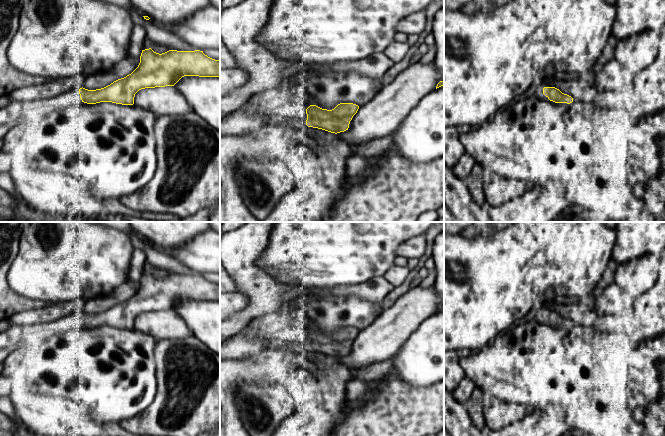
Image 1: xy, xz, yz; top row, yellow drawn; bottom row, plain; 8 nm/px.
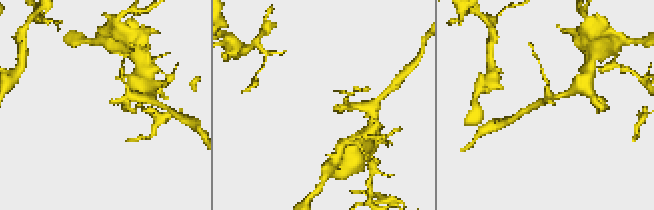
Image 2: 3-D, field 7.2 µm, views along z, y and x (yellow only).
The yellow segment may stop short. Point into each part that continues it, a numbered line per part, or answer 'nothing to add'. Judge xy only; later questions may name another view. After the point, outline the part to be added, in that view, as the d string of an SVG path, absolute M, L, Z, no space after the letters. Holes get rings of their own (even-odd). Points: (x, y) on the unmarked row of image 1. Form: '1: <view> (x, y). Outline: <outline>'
1: xy (16, 336). Outline: M67 315L58 320L36 325L14 325L0 332L0 363L15 349L33 340L46 340L65 332L80 321L79 316Z

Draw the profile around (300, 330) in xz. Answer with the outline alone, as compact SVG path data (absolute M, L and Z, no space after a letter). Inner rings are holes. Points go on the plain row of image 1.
M288 313L282 314L282 315L287 315L291 319L292 327L301 337L301 341L300 341L299 345L302 346L304 348L304 350L307 350L306 345L304 343L304 340L306 339L306 332L305 332L304 328L297 325L296 322L295 322L295 318L293 316L290 316Z

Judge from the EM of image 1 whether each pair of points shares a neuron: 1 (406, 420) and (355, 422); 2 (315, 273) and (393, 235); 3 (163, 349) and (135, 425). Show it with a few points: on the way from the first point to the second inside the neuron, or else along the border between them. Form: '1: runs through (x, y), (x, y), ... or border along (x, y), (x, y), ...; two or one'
1: runs through (393, 420), (368, 422); one
2: runs through (334, 254), (353, 235), (374, 235); one
3: runs through (163, 369), (163, 402), (155, 410); one

